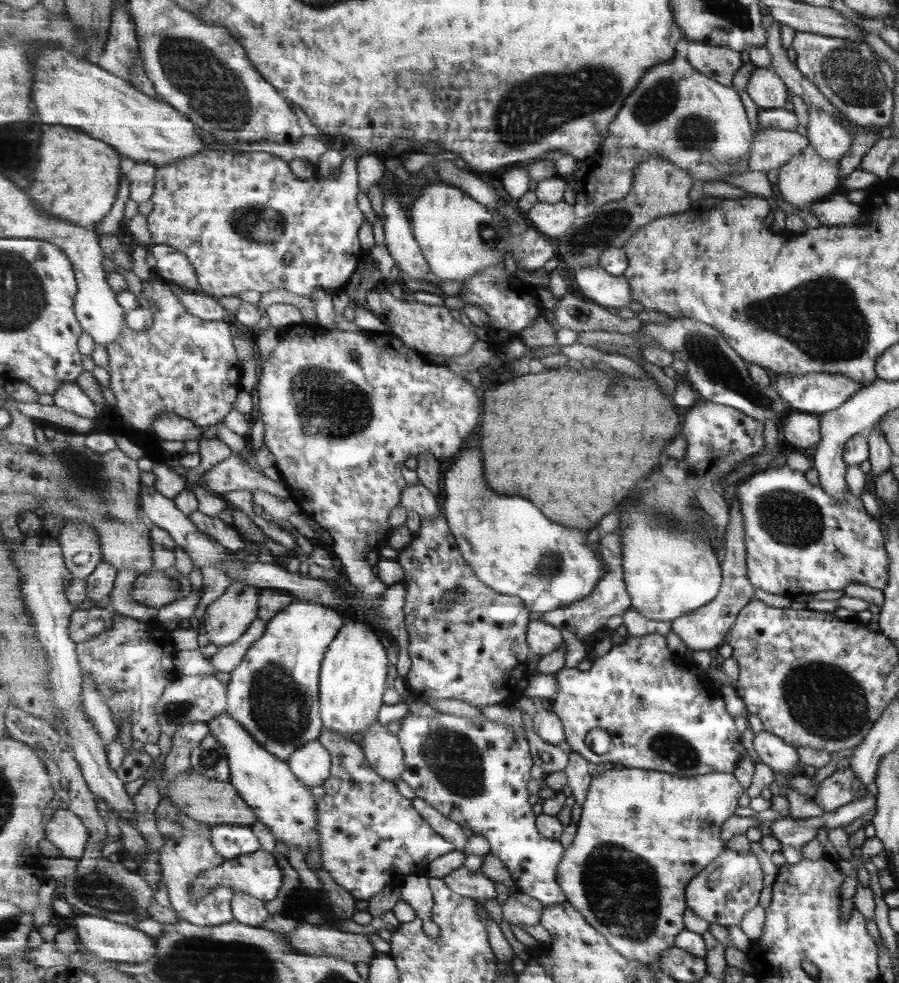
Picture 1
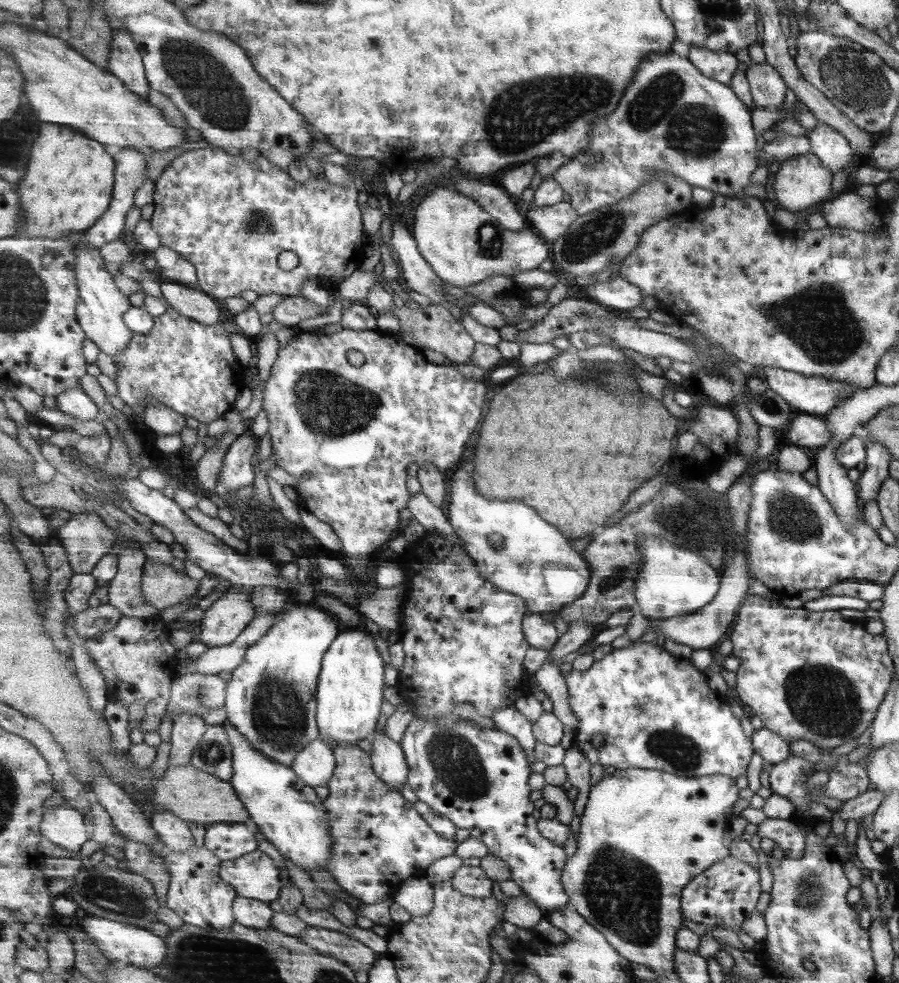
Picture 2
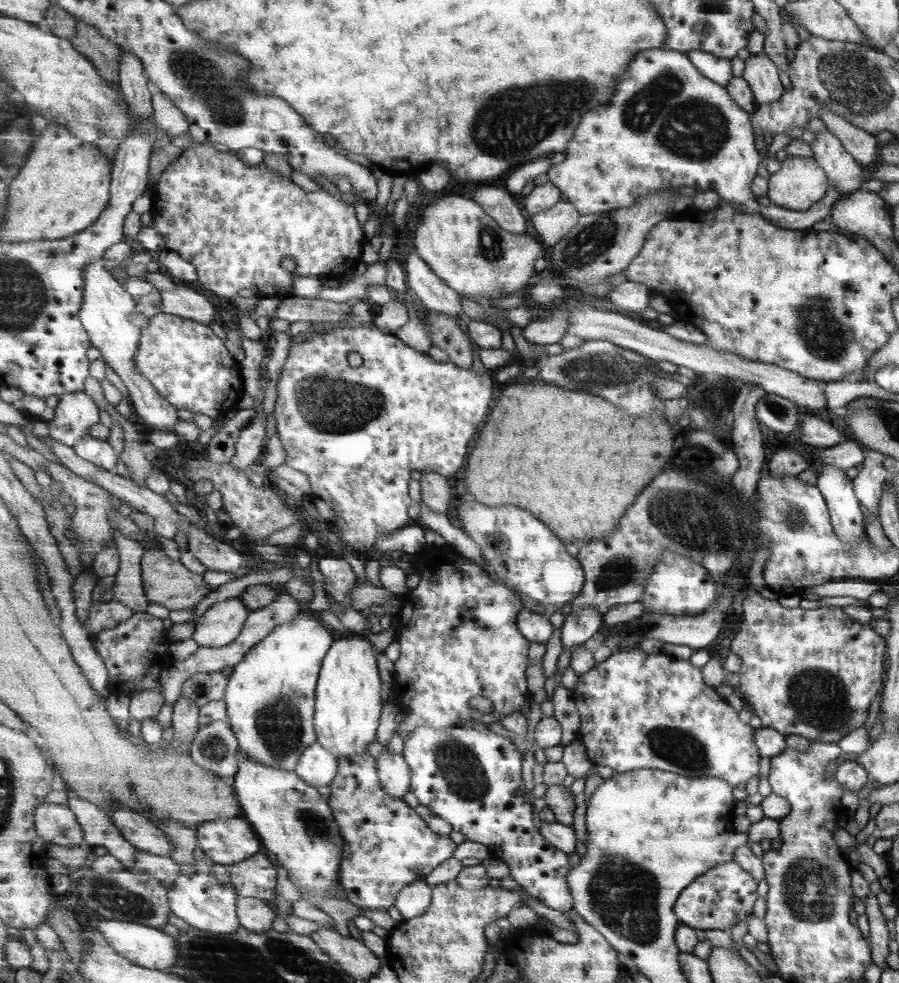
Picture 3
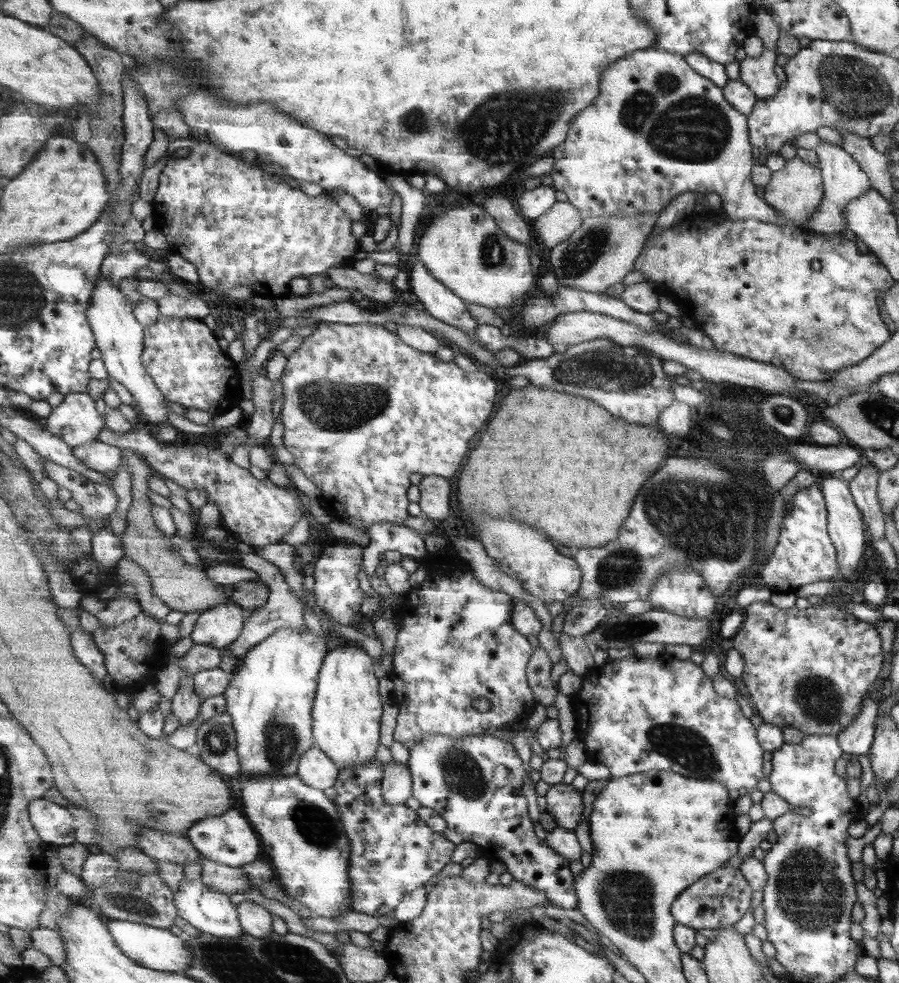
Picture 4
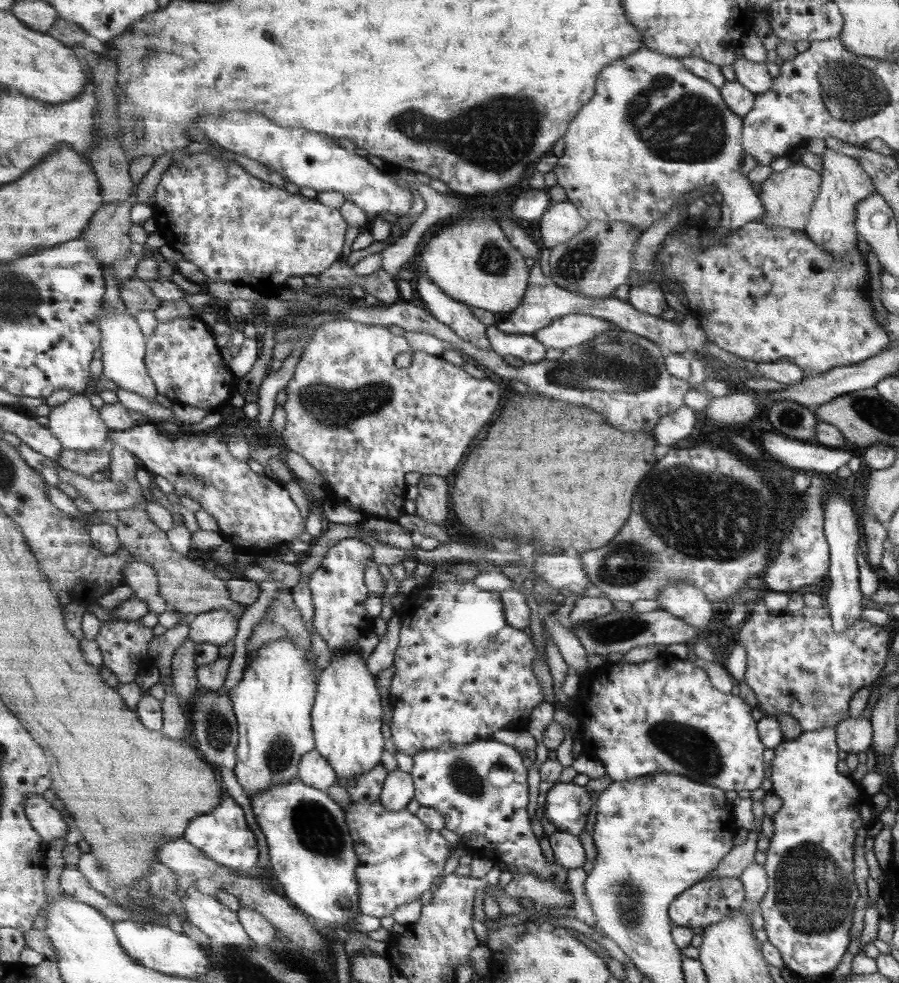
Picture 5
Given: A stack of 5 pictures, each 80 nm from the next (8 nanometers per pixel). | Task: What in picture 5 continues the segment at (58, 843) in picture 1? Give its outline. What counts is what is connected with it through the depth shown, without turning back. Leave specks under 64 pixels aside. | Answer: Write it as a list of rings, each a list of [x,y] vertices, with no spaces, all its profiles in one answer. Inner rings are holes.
[[[42,795],[27,798],[26,814],[33,828],[46,844],[65,838],[69,827],[63,820],[61,812],[55,810]]]

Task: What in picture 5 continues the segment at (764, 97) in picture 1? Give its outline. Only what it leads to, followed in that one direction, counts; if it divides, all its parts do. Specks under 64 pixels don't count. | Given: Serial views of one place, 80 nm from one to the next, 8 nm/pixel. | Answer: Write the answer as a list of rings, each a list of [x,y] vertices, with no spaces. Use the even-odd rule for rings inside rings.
[[[775,49],[767,52],[766,62],[749,62],[746,58],[735,59],[732,68],[734,80],[753,95],[770,91],[774,83],[765,70],[765,63],[775,60]]]

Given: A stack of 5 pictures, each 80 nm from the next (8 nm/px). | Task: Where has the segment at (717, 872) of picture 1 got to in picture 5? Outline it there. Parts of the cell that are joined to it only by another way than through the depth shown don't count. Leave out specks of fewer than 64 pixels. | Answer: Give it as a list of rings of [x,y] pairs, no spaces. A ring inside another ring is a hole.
[[[719,876],[704,878],[701,882],[693,884],[673,900],[669,907],[669,918],[673,926],[703,928],[704,926],[717,924],[725,916],[733,914],[737,908],[744,906],[744,890],[742,882],[738,878]]]

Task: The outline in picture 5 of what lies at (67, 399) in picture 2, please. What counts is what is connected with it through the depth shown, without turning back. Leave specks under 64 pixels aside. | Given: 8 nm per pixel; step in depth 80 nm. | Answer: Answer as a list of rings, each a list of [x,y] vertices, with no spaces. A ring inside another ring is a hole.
[[[78,393],[69,402],[49,408],[47,428],[63,447],[90,452],[103,450],[109,441],[109,428],[85,393]]]

